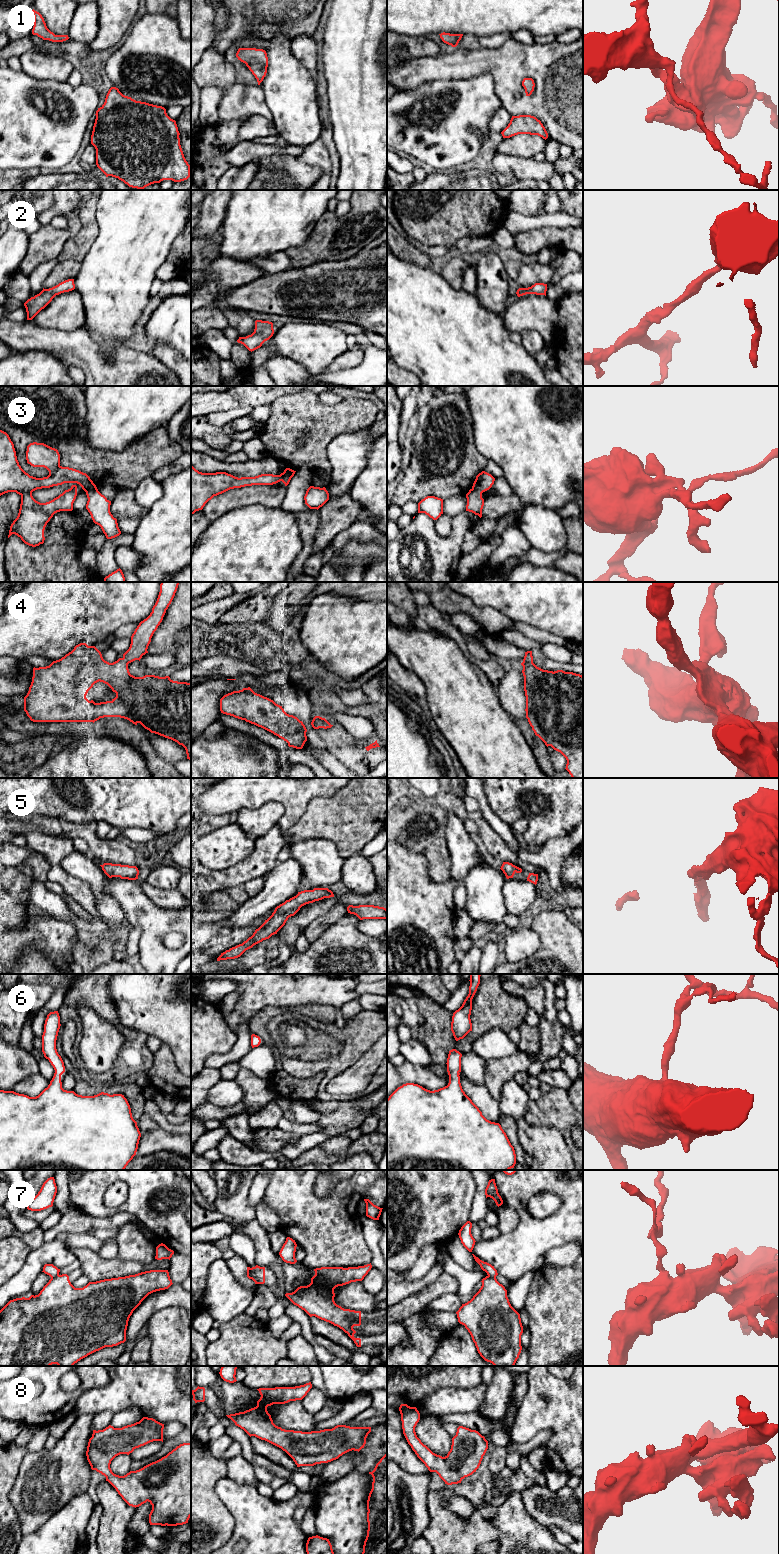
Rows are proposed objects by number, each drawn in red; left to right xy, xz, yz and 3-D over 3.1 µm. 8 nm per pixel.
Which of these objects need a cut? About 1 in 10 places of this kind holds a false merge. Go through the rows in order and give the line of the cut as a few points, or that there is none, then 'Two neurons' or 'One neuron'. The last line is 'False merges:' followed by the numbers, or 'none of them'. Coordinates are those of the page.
1: No split. One neuron
2: No split. One neuron
3: Split along xy (96, 487), (85, 491). Two neurons
4: No split. One neuron
5: No split. One neuron
6: No split. One neuron
7: Split along xy (58, 1274), (51, 1278). Two neurons
8: No split. One neuron
False merges: 3, 7

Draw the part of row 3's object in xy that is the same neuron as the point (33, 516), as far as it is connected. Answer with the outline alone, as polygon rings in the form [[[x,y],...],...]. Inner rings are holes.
[[[0,430],[0,496],[8,492],[16,492],[21,496],[19,513],[10,526],[8,538],[15,534],[25,544],[36,547],[44,543],[44,530],[53,515],[60,511],[73,510],[77,496],[76,483],[85,492],[97,487],[86,473],[62,467],[58,450],[44,443],[30,443],[27,446],[26,460],[33,467],[46,468],[49,475],[36,478],[26,473],[19,465],[9,435]],[[64,483],[73,485],[49,502],[40,503],[32,496],[32,492],[37,489]]]

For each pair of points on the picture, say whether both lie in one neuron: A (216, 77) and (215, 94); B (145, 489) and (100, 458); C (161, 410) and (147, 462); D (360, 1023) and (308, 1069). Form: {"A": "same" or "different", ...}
{"A": "different", "B": "different", "C": "different", "D": "same"}

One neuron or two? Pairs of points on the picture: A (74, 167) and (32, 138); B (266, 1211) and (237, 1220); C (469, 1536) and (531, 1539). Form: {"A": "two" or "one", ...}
{"A": "two", "B": "one", "C": "one"}

